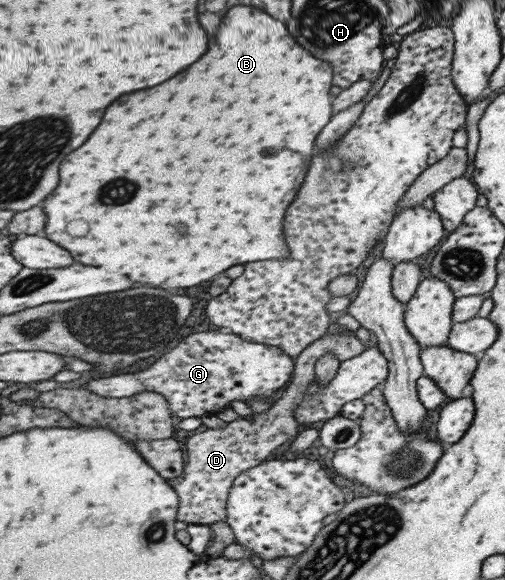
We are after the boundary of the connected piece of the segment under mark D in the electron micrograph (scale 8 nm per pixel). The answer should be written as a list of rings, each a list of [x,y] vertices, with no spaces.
[[[345,332],[327,334],[313,341],[300,355],[295,357],[295,366],[290,386],[270,410],[254,414],[253,420],[237,418],[226,427],[196,433],[186,441],[188,461],[182,473],[168,483],[176,490],[179,497],[176,520],[188,524],[212,525],[226,520],[226,507],[233,481],[241,473],[273,457],[273,452],[282,444],[297,435],[299,423],[296,421],[296,409],[304,401],[304,395],[314,383],[315,363],[327,353],[334,354],[340,361],[356,357],[367,348],[367,343],[357,337],[345,335]]]

